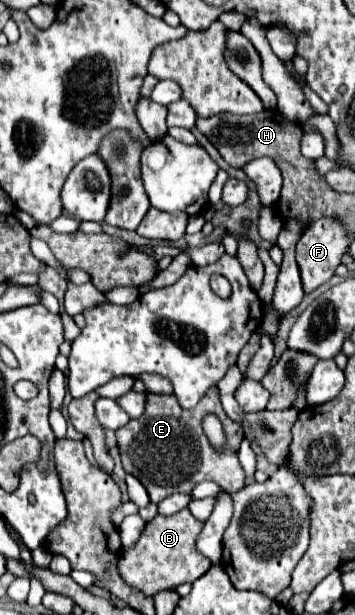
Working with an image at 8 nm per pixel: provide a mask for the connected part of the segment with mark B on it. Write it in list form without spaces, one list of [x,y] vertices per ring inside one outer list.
[[[188,508],[176,512],[174,516],[158,514],[144,528],[136,546],[124,550],[124,554],[120,556],[120,562],[118,562],[118,574],[122,576],[122,580],[128,586],[140,590],[146,596],[152,596],[160,590],[174,590],[176,586],[180,586],[184,582],[192,584],[202,574],[206,574],[210,568],[210,560],[204,558],[196,550],[196,538],[200,534],[202,526],[204,526],[204,522],[196,520]]]

